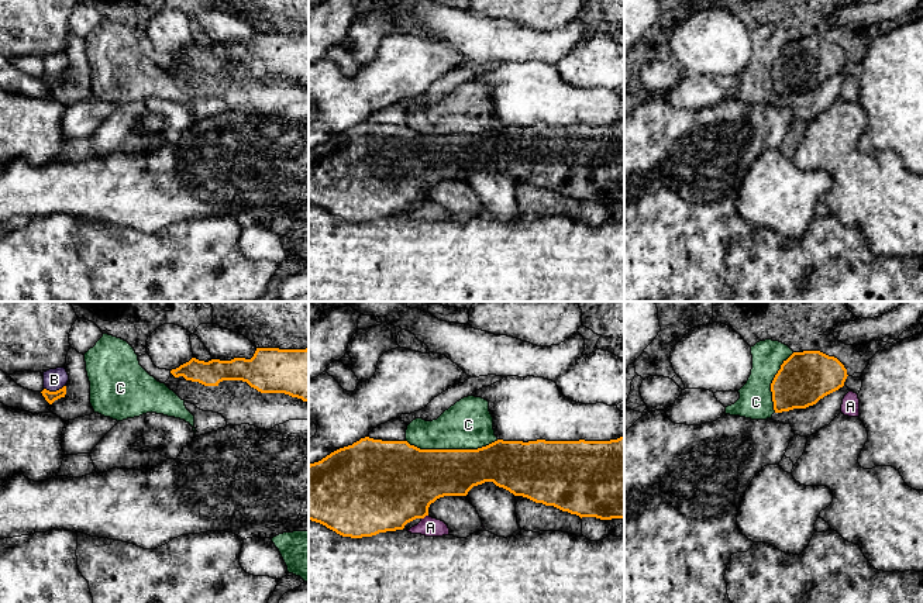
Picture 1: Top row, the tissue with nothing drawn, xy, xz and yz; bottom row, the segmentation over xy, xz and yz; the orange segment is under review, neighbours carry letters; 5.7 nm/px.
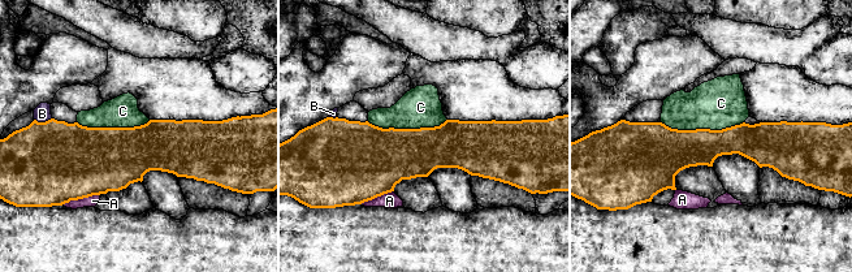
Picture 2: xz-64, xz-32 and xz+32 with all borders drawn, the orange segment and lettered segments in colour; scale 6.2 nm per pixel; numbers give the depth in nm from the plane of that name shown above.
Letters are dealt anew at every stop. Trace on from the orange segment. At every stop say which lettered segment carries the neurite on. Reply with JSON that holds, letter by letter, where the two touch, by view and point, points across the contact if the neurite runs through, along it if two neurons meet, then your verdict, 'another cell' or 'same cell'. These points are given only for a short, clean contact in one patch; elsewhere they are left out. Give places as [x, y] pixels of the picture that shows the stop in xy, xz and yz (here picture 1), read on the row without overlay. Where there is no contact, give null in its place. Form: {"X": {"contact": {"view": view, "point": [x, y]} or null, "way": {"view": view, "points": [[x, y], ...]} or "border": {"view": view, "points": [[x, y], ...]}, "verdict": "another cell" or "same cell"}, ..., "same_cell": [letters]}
{"A": {"contact": {"view": "xz", "point": [424, 200]}, "verdict": "another cell"}, "B": {"contact": {"view": "xy", "point": [54, 76]}, "verdict": "another cell"}, "C": {"contact": {"view": "xz", "point": [451, 134]}, "verdict": "another cell"}, "same_cell": []}

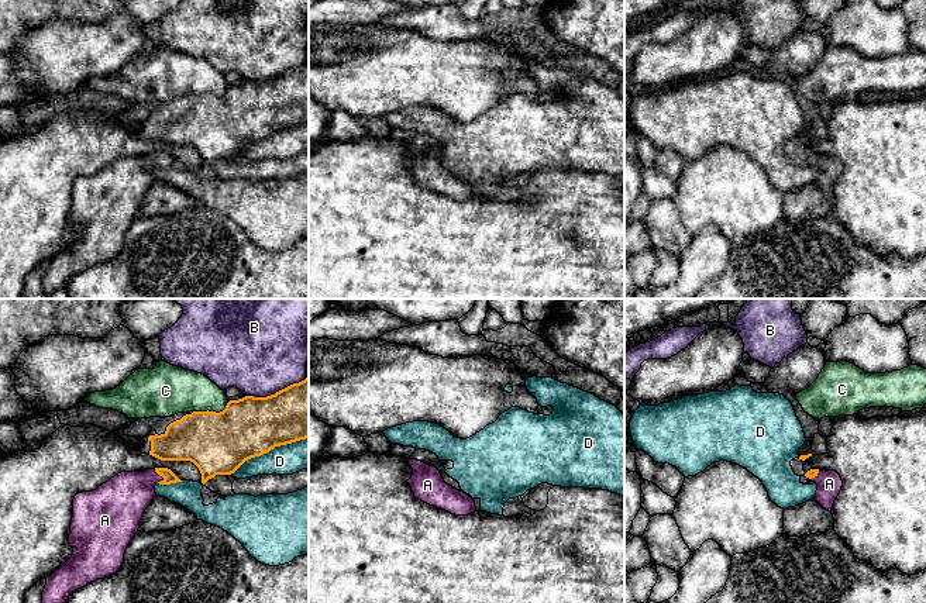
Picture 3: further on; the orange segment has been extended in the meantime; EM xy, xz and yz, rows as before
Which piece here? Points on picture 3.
{"A": {"contact": {"view": "xy", "point": [159, 159]}, "way": {"view": "xy", "points": [[168, 159], [159, 159], [151, 161], [123, 183]]}, "verdict": "same cell"}, "B": {"contact": {"view": "xy", "point": [276, 76]}, "verdict": "another cell"}, "C": {"contact": {"view": "xy", "point": [212, 96]}, "verdict": "another cell"}, "D": {"contact": {"view": "xy", "point": [268, 135]}, "verdict": "another cell"}, "same_cell": ["A"]}

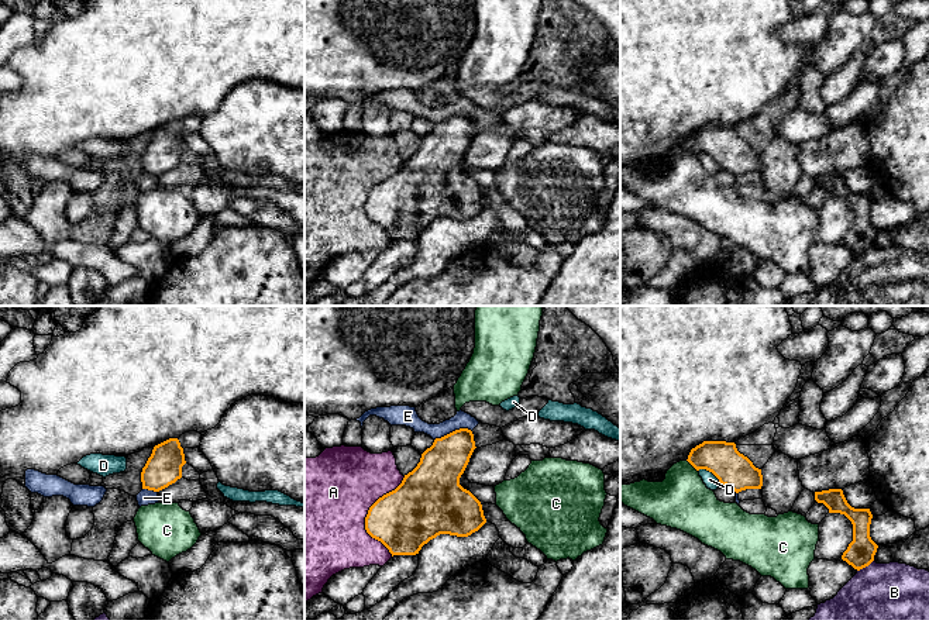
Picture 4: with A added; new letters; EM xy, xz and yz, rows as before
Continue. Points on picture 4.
{"A": {"contact": {"view": "xz", "point": [367, 199]}, "verdict": "another cell"}, "B": {"contact": {"view": "yz", "point": [864, 251]}, "verdict": "another cell"}, "C": {"contact": {"view": "yz", "point": [691, 148]}, "verdict": "another cell"}, "D": {"contact": {"view": "yz", "point": [711, 155]}, "border": {"view": "yz", "points": [[698, 154], [706, 154], [721, 168]]}, "verdict": "another cell"}, "E": {"contact": {"view": "xz", "point": [453, 116]}, "border": {"view": "xz", "points": [[471, 114], [456, 113], [434, 124]]}, "verdict": "another cell"}, "same_cell": []}

